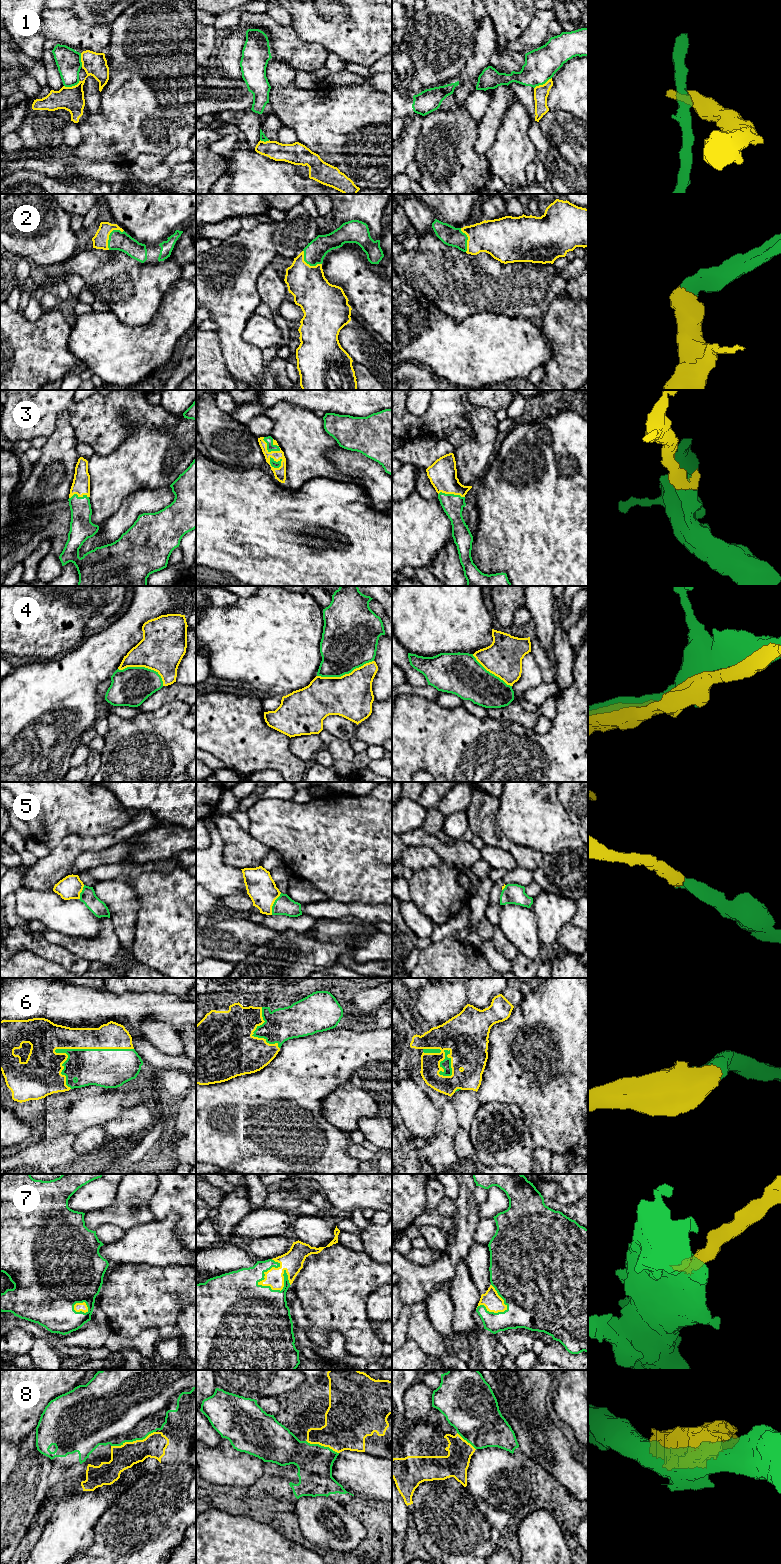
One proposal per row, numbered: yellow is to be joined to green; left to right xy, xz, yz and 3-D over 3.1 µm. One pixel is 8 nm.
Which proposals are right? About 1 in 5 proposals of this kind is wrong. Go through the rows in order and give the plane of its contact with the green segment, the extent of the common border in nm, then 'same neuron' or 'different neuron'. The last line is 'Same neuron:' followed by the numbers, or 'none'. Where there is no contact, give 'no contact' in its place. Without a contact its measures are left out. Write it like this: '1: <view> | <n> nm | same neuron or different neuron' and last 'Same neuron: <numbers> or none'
1: yz | 170 nm | different neuron
2: xy | 200 nm | same neuron
3: xz | 180 nm | same neuron
4: xz | 480 nm | different neuron
5: xz | 190 nm | same neuron
6: xy | 650 nm | same neuron
7: xz | 280 nm | same neuron
8: xy | 380 nm | different neuron
Same neuron: 2, 3, 5, 6, 7

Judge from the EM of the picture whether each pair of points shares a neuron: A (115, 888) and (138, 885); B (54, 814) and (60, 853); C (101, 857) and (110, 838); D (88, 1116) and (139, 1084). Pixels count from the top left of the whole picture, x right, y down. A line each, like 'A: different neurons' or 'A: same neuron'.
A: different neurons
B: different neurons
C: different neurons
D: different neurons

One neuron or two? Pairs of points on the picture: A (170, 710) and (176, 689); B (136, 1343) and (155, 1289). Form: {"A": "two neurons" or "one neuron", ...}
{"A": "two neurons", "B": "two neurons"}

